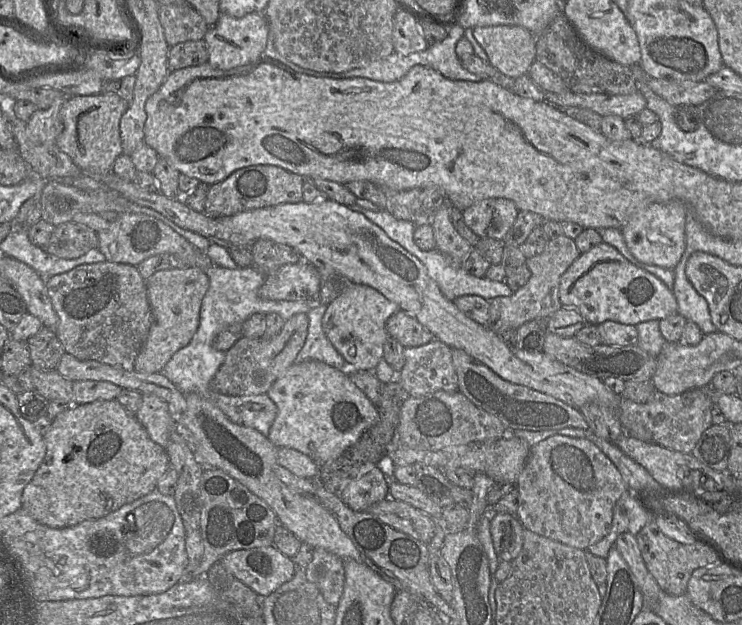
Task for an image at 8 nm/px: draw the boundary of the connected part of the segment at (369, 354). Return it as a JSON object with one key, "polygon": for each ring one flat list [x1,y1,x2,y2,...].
{"polygon":[[353,284,330,304,322,318,325,335,342,355,351,369,368,370,374,373,383,358,383,345,388,338,386,321,400,308,373,287]]}

